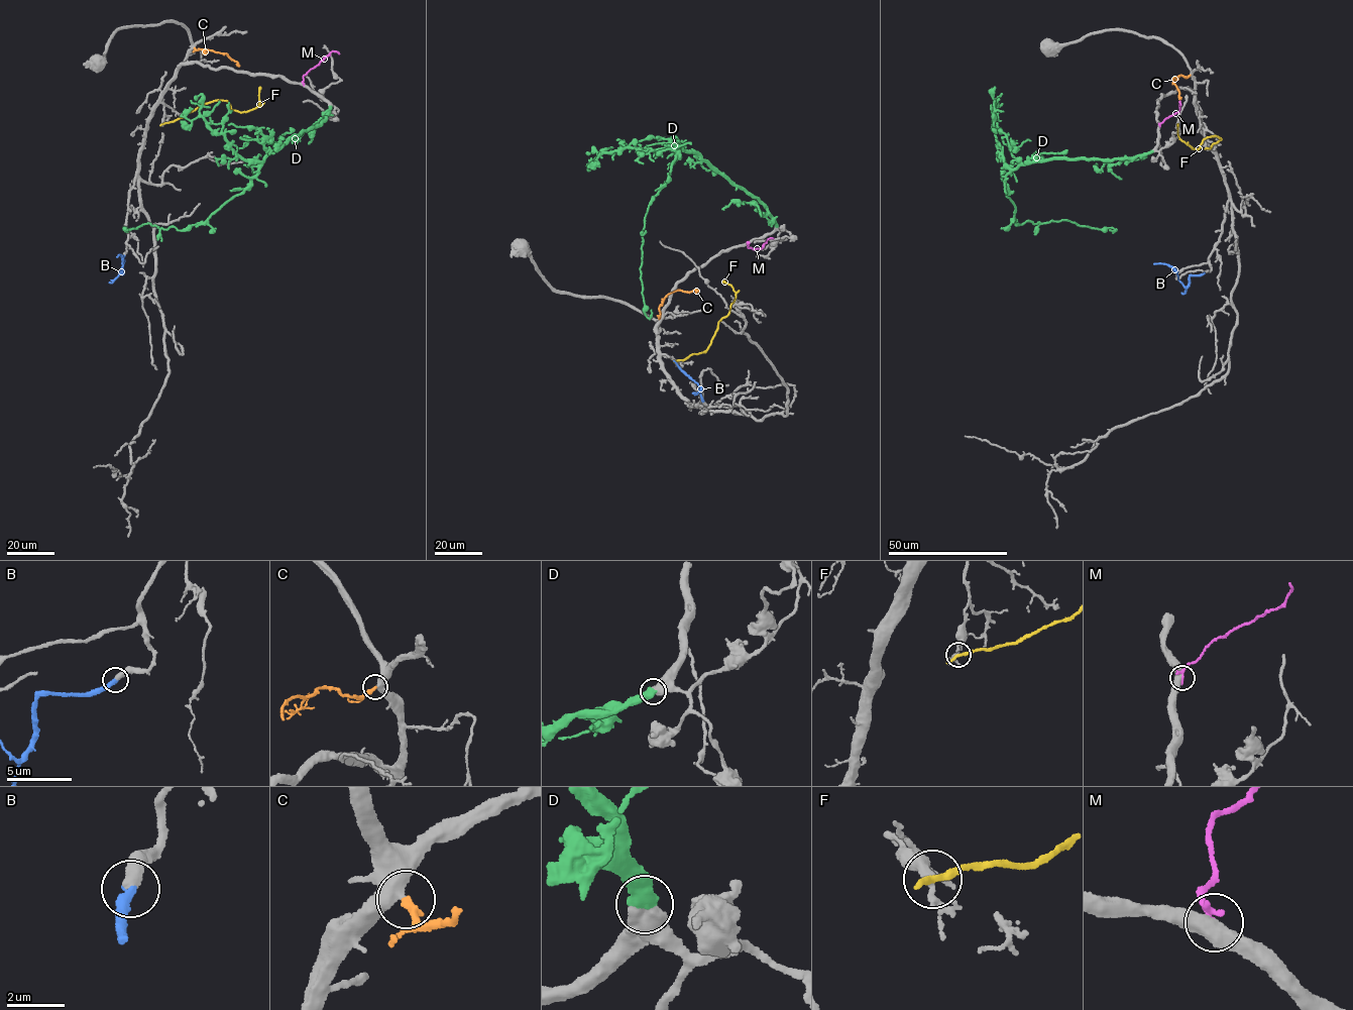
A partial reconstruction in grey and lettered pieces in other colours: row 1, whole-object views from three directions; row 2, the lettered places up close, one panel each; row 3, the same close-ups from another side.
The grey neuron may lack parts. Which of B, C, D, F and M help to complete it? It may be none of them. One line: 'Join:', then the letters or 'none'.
Join: B, C, D

